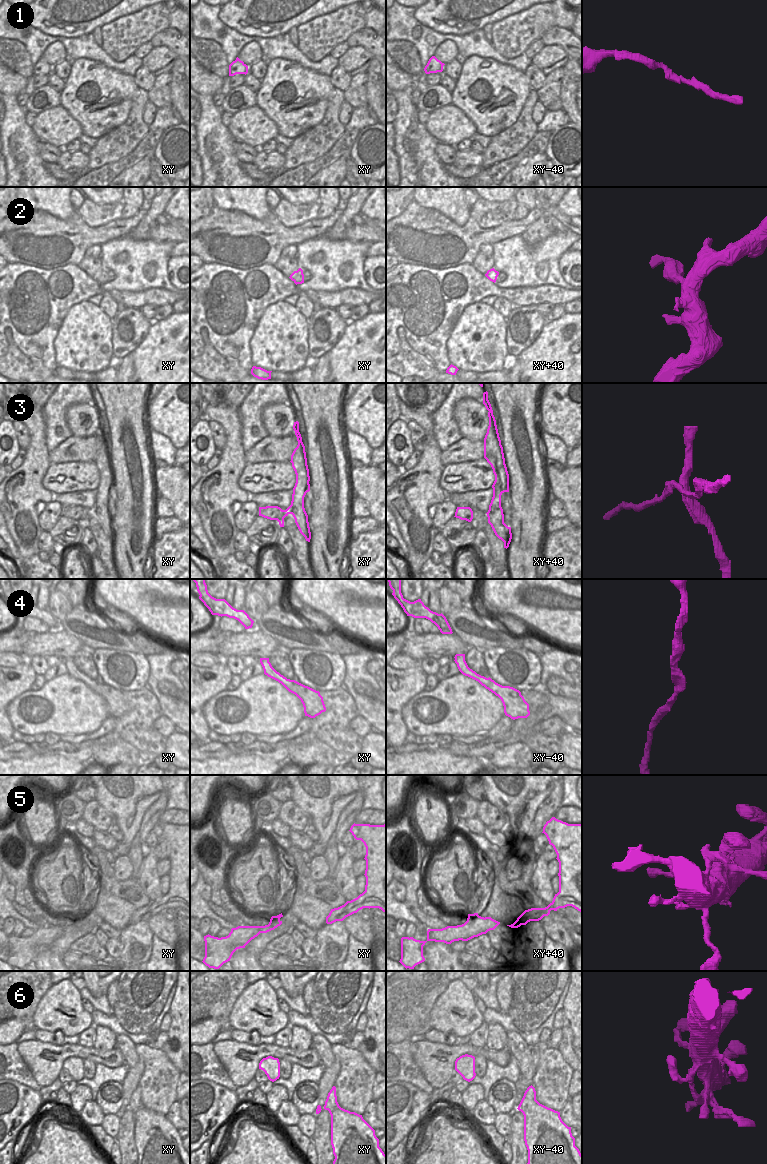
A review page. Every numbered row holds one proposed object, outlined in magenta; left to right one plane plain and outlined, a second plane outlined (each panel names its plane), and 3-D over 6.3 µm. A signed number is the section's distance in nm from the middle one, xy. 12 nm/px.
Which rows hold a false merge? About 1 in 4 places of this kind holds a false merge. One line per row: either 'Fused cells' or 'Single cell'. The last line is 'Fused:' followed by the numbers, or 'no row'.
1: Single cell
2: Single cell
3: Fused cells
4: Single cell
5: Single cell
6: Single cell
Fused: 3

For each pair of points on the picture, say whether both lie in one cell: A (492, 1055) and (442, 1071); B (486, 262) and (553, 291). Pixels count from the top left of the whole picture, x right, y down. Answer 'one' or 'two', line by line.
A: one
B: two

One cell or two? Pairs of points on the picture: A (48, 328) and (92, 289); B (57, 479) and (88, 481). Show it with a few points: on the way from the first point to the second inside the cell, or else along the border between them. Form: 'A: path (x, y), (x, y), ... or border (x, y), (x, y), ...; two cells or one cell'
A: path (52, 315), (79, 289); one cell
B: path (65, 479), (80, 480); one cell

